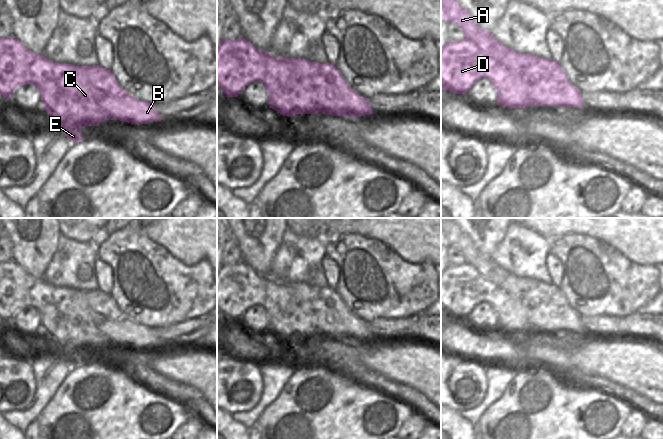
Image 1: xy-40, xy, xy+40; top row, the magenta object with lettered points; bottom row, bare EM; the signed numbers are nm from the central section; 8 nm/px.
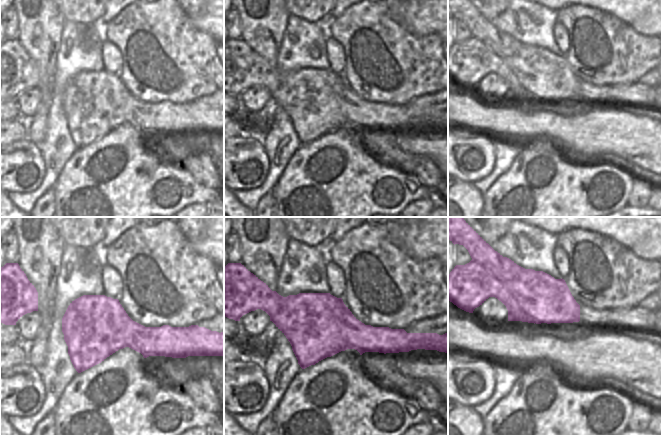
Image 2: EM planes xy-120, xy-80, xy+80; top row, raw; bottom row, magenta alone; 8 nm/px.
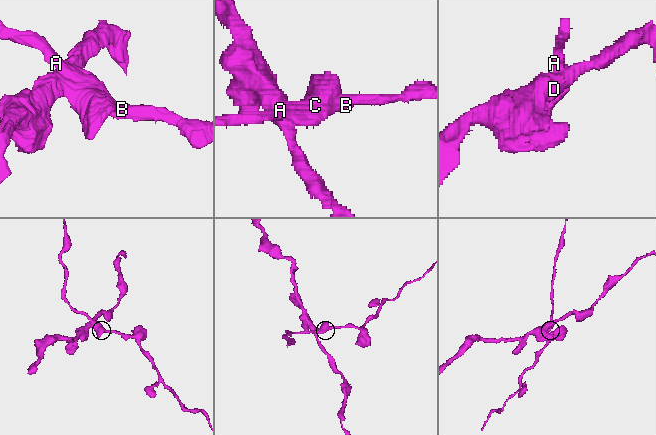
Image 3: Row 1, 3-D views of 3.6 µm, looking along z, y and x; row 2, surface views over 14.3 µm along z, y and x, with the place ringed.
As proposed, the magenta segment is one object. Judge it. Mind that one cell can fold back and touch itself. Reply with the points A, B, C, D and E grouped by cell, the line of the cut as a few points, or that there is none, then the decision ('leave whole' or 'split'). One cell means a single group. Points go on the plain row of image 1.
A B C E / D; cut in xy+40 along (465, 261), (497, 286), (486, 293), (490, 297), (489, 301); split

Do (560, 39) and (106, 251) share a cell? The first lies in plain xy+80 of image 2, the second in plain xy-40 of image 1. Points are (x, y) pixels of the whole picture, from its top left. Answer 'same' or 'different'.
different

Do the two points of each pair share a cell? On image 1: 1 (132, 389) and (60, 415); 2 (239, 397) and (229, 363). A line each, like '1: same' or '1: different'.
1: same
2: same

